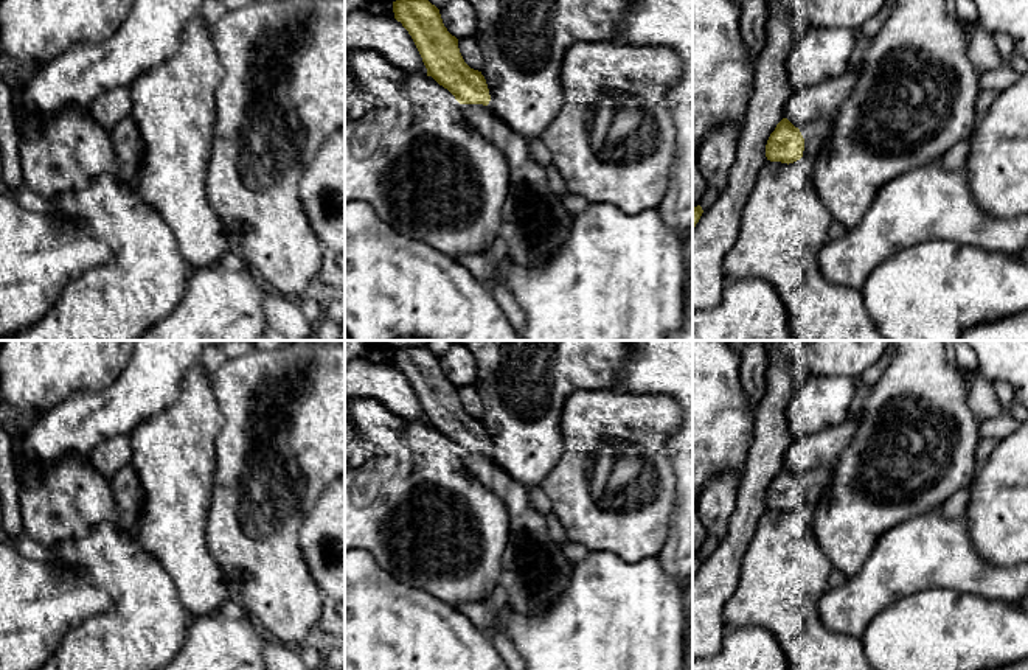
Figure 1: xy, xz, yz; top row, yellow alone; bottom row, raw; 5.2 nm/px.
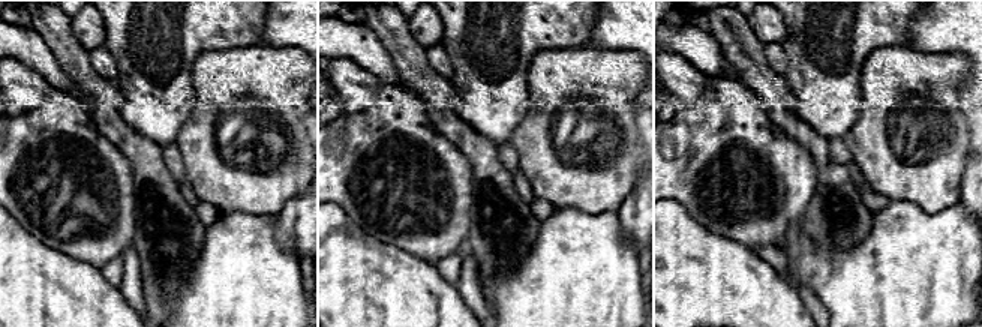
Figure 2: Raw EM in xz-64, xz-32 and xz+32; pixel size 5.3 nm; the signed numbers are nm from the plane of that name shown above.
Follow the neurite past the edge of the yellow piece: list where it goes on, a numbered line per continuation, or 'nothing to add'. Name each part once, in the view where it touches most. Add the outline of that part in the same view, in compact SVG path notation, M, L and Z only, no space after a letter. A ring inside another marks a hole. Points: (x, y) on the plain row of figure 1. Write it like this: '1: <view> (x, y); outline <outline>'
1: yz (816, 482); outline M834 463L817 466L800 477L804 487L803 505L812 510L818 504L820 497L831 487L832 474Z

